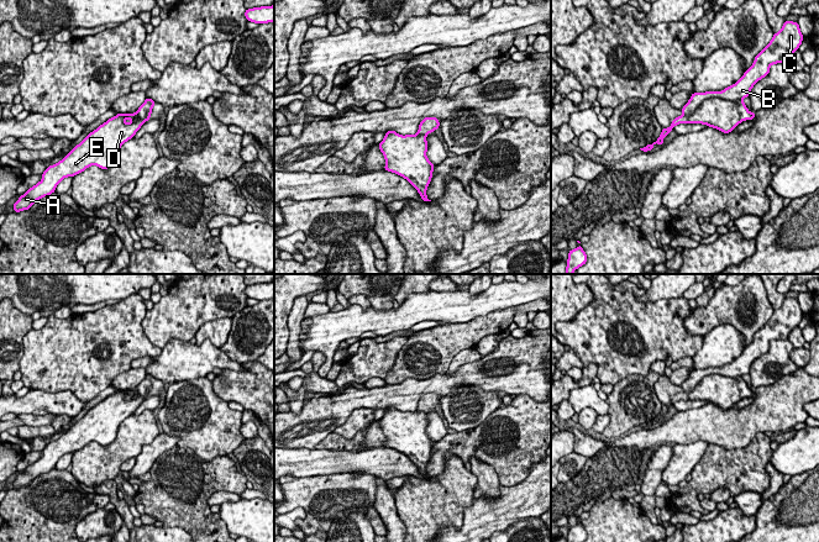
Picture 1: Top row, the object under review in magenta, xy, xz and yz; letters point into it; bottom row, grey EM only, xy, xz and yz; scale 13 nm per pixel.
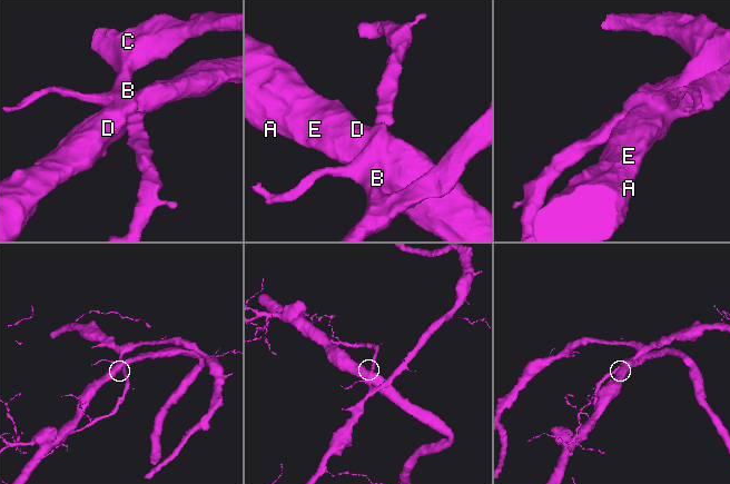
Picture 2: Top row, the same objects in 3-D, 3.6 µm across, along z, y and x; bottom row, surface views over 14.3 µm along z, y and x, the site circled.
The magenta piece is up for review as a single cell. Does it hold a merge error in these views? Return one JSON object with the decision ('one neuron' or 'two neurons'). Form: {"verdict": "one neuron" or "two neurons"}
{"verdict": "two neurons"}

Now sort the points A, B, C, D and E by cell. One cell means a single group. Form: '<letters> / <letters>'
A D E / B C

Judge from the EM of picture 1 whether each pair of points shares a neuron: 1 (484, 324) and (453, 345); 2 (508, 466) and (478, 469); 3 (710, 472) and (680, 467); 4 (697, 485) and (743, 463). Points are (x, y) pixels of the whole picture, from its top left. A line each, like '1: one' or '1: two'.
1: one
2: two
3: two
4: one

